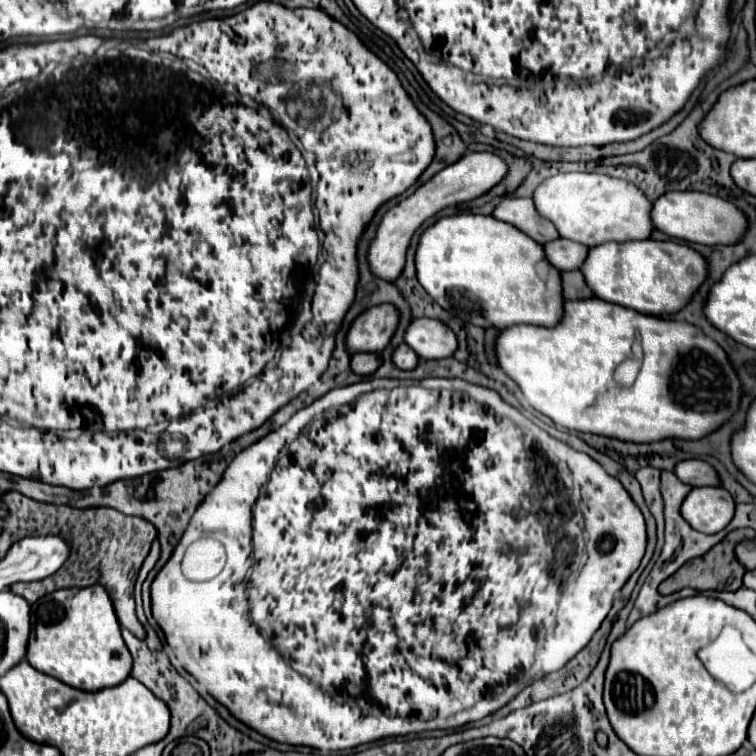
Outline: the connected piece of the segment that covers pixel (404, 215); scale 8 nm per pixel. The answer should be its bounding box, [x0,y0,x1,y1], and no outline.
[369,151,509,281]

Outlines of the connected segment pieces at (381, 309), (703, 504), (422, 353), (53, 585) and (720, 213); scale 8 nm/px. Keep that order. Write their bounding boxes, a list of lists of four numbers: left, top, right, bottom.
[[347,303,401,353],[681,487,735,533],[405,319,457,359],[11,499,157,637],[653,191,749,245]]

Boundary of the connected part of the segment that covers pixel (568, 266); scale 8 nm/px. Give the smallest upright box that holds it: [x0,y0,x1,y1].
[545,239,589,271]

